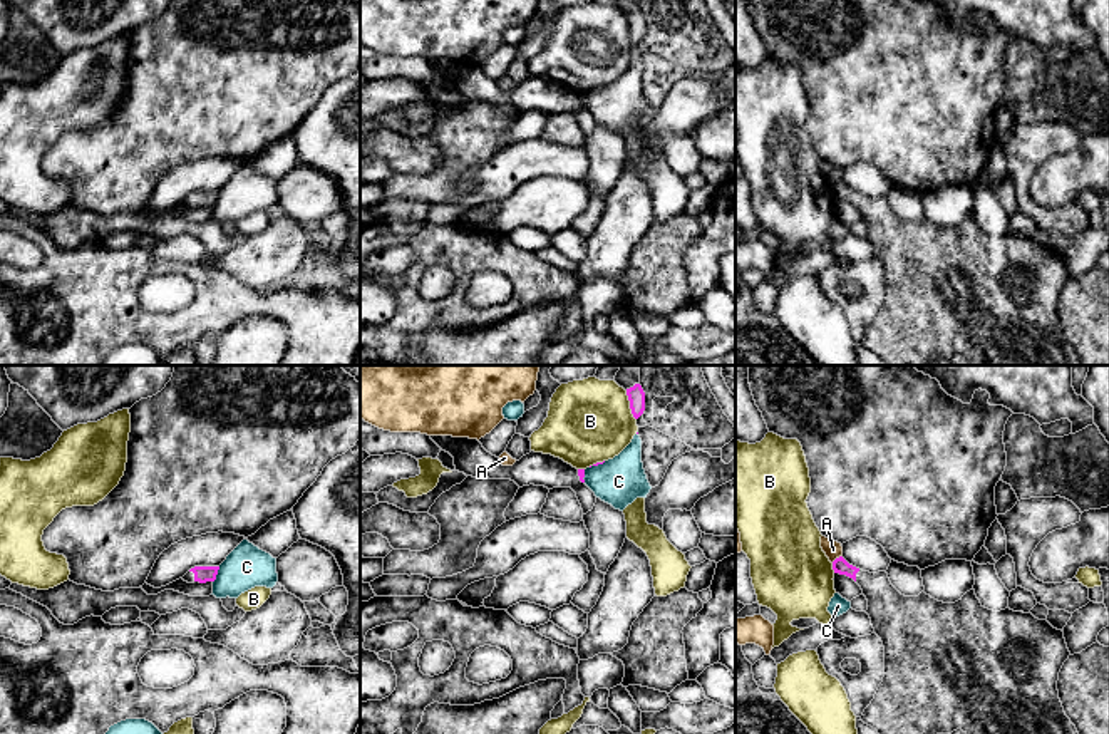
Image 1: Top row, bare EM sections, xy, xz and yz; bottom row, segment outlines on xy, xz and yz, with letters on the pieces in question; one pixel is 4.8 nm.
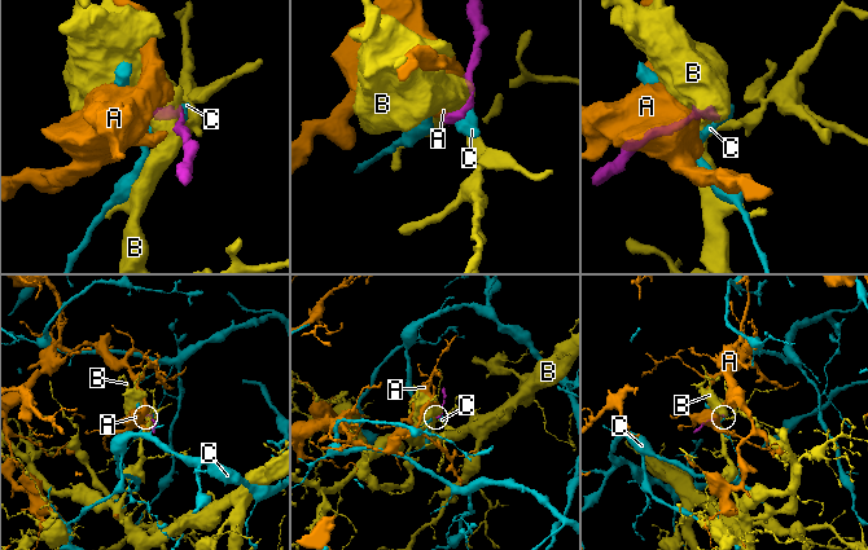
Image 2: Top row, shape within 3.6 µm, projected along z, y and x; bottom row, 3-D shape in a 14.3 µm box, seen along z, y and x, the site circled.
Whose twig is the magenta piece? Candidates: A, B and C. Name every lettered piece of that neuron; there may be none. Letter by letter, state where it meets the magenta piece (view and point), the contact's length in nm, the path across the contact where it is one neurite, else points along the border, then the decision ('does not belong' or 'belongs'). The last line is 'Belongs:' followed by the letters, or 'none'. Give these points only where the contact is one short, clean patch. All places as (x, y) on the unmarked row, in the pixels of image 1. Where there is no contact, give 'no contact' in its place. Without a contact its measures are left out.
A: meets magenta in yz at (836, 183); contact 70 nm long; border along yz (841, 180), (831, 186); does not belong
B: meets magenta in xz at (630, 31); contact 150 nm long; does not belong
C: meets magenta in xy at (216, 198); contact 90 nm long; border along xy (220, 191), (213, 206); does not belong
Belongs: none

